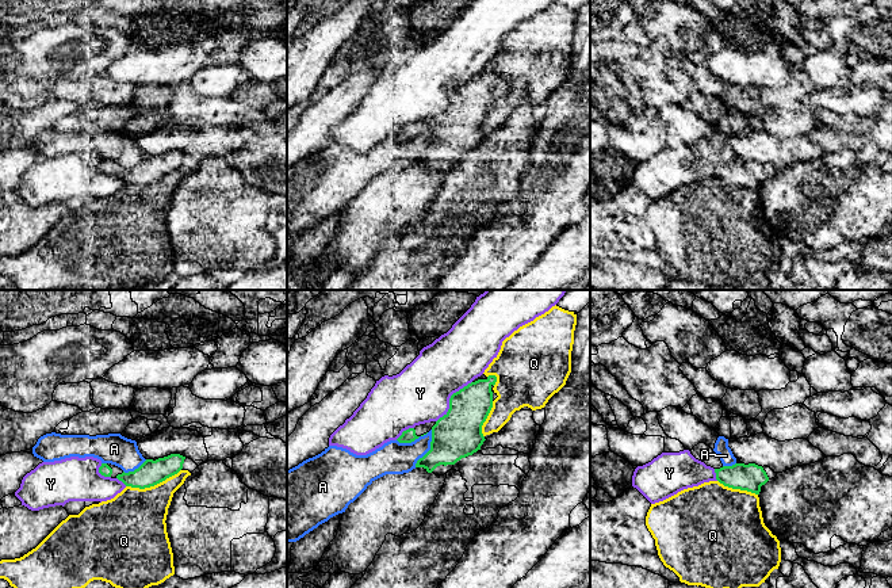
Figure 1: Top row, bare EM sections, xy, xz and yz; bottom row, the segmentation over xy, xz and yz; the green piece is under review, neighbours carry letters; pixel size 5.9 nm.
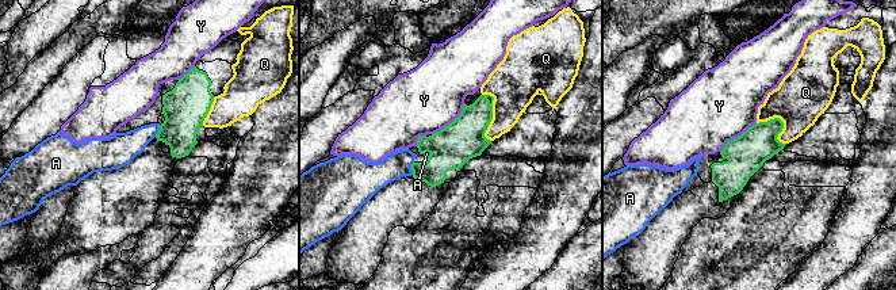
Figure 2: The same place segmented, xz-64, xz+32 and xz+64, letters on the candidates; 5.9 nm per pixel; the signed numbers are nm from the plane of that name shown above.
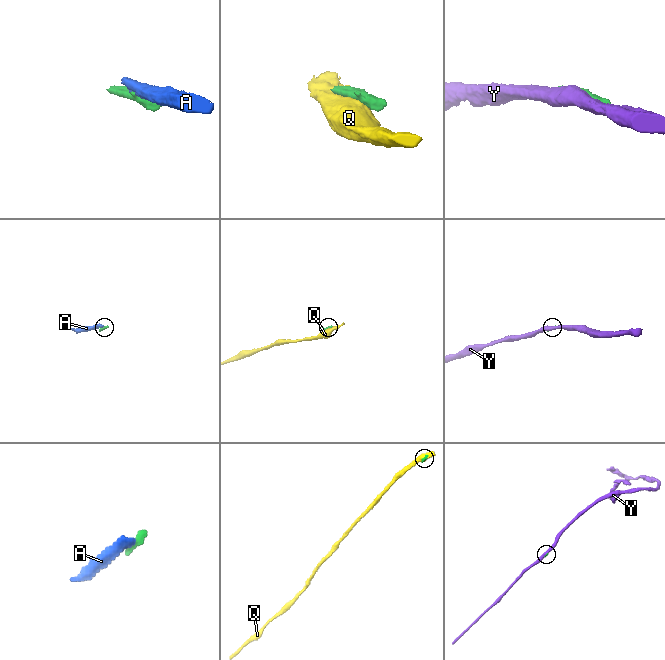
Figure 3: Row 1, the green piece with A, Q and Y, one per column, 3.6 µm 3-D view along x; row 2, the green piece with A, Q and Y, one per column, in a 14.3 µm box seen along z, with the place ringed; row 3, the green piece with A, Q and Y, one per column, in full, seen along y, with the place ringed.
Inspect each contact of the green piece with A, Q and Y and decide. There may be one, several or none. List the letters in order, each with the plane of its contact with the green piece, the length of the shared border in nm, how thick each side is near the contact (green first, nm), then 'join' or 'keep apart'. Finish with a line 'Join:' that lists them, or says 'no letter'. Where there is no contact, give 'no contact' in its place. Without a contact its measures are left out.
A: xz | 240 nm | 280/190 nm | keep apart
Q: xy | 340 nm | 150/380 nm | keep apart
Y: xz | 320 nm | 280/360 nm | keep apart
Join: no letter

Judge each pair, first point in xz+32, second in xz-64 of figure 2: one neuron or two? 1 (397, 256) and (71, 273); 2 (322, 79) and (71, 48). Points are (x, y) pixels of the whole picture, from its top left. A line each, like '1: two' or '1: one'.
1: two
2: two

